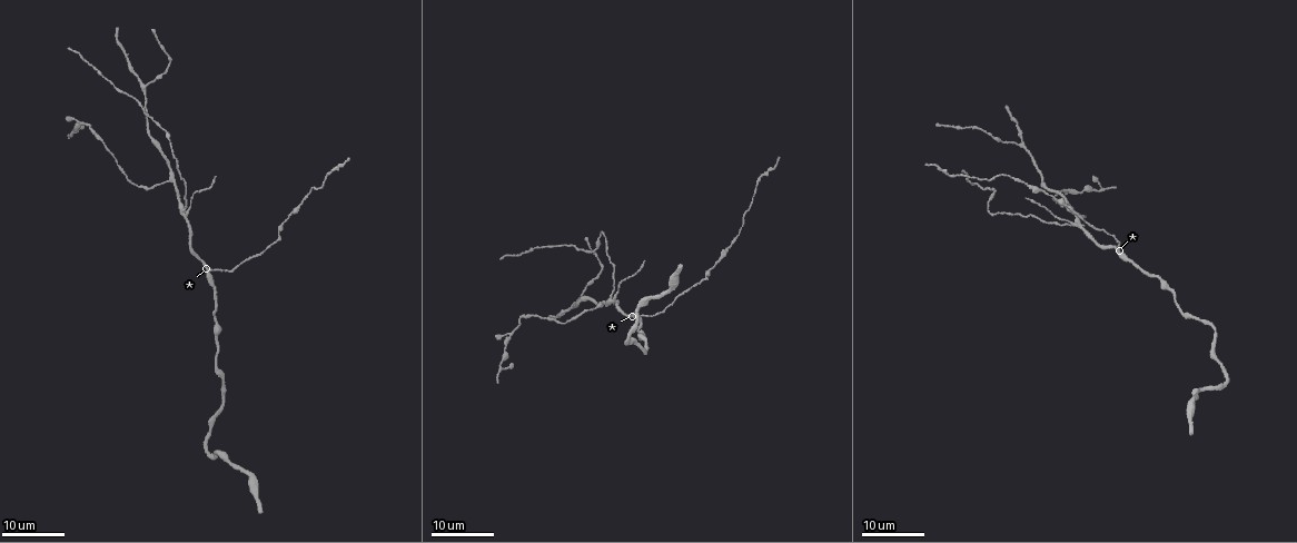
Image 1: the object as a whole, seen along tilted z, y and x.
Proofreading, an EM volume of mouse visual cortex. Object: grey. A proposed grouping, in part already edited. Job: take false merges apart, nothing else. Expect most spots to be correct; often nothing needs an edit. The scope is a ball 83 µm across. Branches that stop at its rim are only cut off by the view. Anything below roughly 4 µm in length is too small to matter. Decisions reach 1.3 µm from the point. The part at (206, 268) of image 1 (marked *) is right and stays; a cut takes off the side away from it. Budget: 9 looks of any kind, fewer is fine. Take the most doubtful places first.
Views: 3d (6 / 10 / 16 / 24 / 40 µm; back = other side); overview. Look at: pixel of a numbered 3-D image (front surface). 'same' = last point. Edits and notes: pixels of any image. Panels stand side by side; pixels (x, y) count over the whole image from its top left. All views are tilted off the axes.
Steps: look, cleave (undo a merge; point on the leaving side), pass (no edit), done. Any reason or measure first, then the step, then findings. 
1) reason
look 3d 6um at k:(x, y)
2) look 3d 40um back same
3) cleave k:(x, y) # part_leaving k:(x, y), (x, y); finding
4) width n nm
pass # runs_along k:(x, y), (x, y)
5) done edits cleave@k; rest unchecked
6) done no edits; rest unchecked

three arms meet
look 3d 24um at 1:(143, 85)

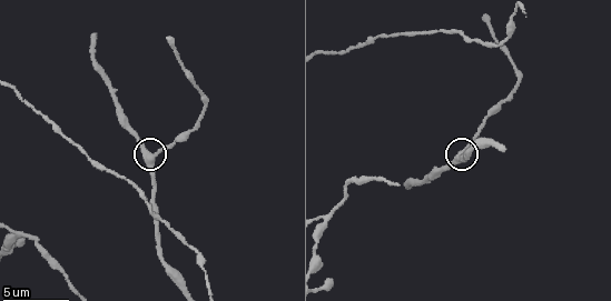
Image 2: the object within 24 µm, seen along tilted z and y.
look 3d 6um at 2:(152, 158)

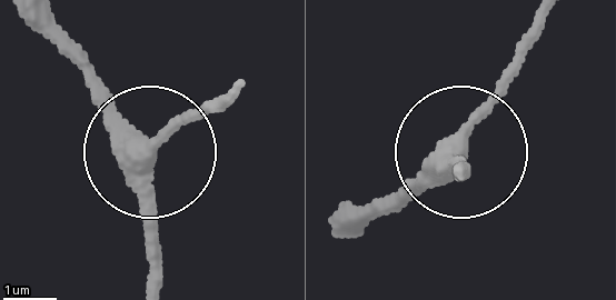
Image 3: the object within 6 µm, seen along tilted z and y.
width 350 nm
pass # runs_along 3:(158, 277), (151, 141), (68, 59); continuous, no second cell

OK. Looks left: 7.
branch point
look 3d 24um at 1:(600, 307)

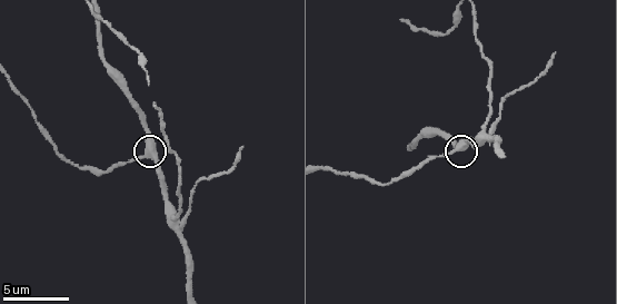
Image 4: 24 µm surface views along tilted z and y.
closer look
look 3d 10um at 4:(145, 154)

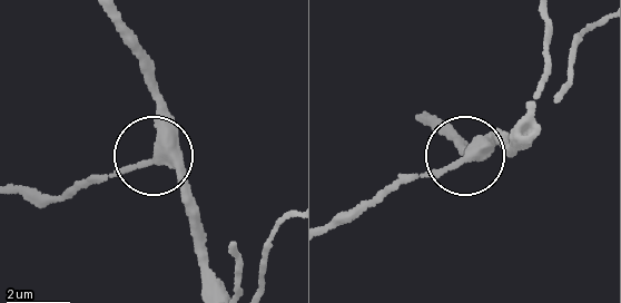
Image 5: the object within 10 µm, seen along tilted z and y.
look 3d 10um back at 5:(467, 154)

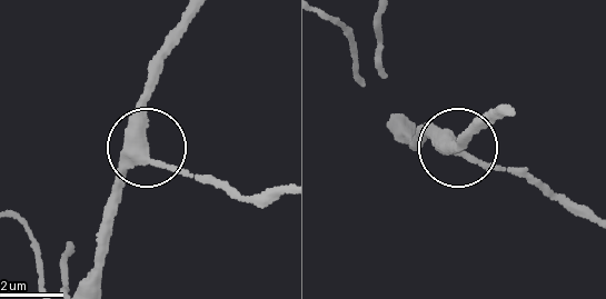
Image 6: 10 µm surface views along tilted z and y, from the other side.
arms 3
pass # runs_along 6:(88, 280), (116, 186), (148, 151), (226, 190); continuous, no second cell

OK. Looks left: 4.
a fork
look 3d 10um at 4:(484, 128)

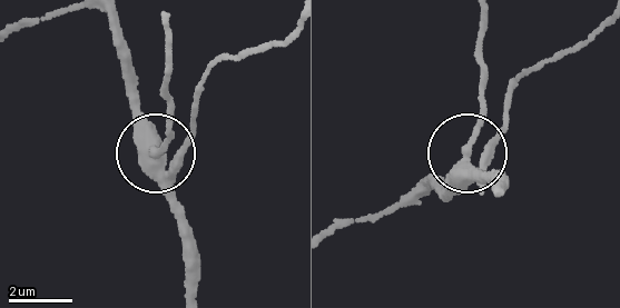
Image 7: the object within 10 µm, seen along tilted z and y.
zoom in
look 3d 6um at 7:(151, 148)

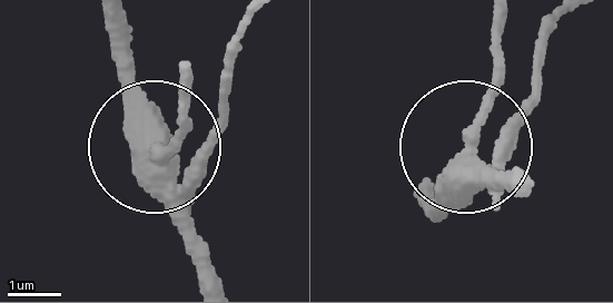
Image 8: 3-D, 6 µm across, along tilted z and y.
width 370 nm
cleave 8:(205, 153) # part_leaving 8:(189, 193), (251, 27); two cells meet here

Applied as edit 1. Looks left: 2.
thick turns thin
look 3d 16um at 1:(282, 225)

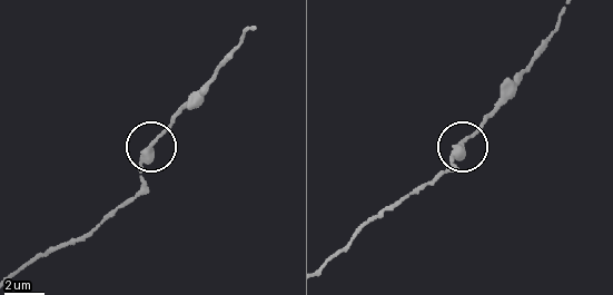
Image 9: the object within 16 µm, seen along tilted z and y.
look 3d 10um at 9:(465, 139)

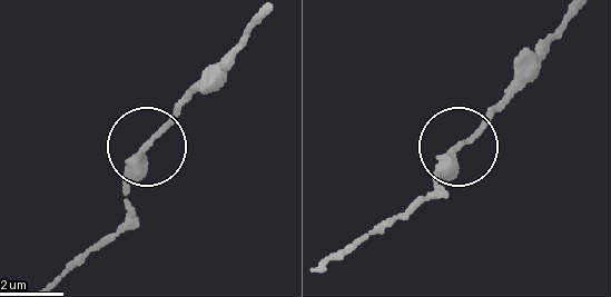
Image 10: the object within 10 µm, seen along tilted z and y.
arms 3
pass # runs_along 10:(344, 249), (431, 190), (455, 145), (519, 89); all the same cell

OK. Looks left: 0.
done edits cleave@8; rest unchecked

